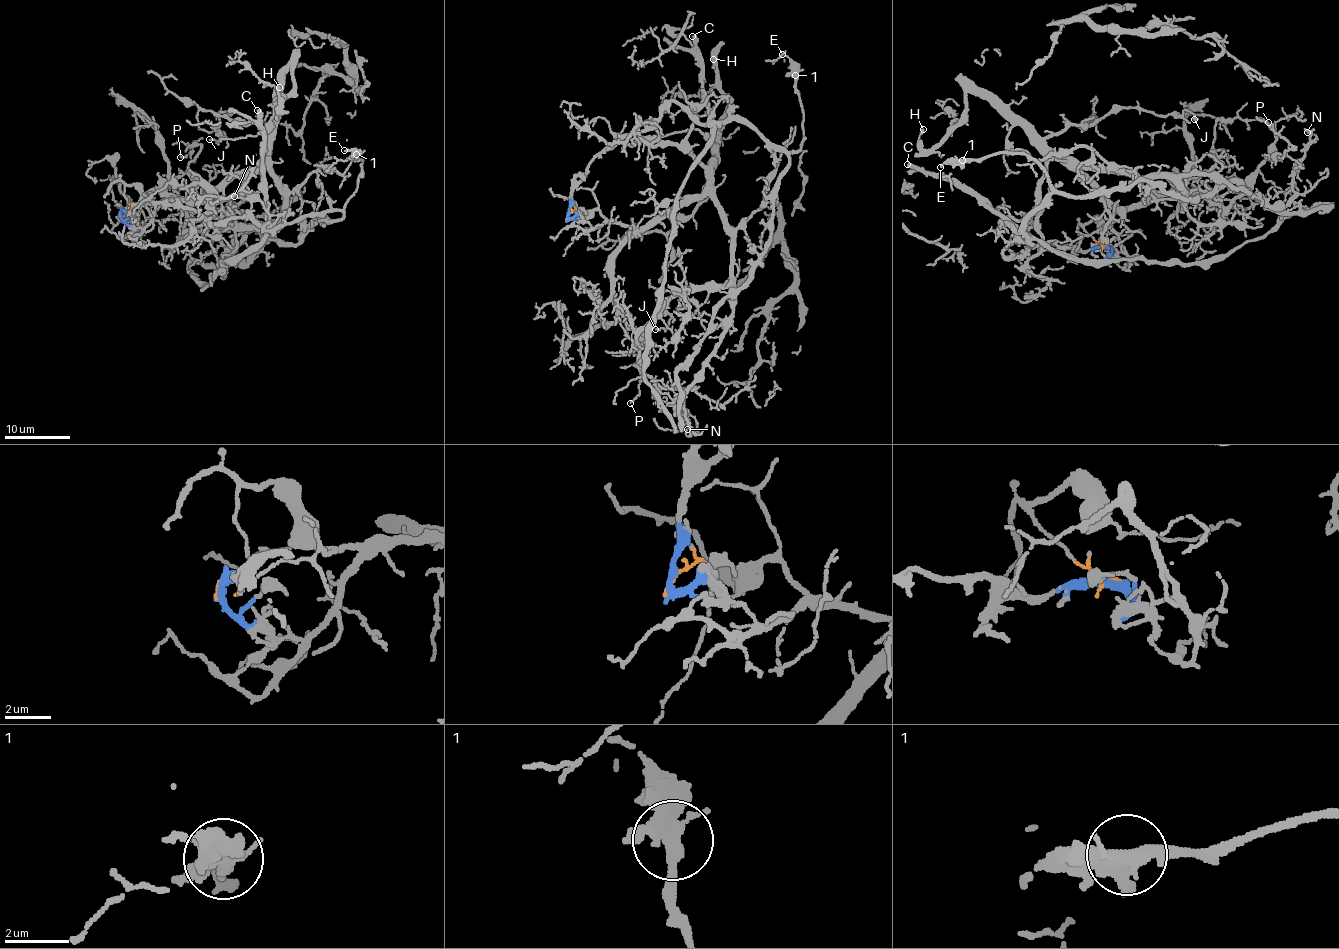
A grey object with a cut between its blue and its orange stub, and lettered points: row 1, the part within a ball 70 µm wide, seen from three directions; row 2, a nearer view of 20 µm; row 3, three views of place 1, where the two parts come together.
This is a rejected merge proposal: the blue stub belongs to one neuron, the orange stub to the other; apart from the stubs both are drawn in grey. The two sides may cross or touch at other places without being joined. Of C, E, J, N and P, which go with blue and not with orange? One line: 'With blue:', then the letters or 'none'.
With blue: C, E

